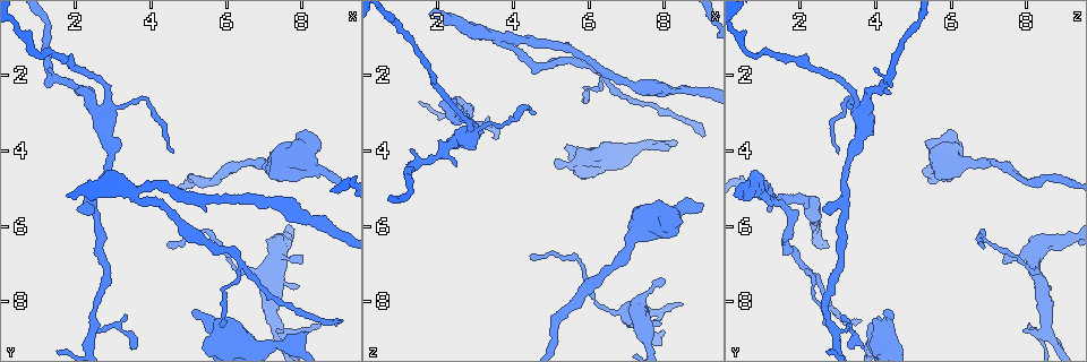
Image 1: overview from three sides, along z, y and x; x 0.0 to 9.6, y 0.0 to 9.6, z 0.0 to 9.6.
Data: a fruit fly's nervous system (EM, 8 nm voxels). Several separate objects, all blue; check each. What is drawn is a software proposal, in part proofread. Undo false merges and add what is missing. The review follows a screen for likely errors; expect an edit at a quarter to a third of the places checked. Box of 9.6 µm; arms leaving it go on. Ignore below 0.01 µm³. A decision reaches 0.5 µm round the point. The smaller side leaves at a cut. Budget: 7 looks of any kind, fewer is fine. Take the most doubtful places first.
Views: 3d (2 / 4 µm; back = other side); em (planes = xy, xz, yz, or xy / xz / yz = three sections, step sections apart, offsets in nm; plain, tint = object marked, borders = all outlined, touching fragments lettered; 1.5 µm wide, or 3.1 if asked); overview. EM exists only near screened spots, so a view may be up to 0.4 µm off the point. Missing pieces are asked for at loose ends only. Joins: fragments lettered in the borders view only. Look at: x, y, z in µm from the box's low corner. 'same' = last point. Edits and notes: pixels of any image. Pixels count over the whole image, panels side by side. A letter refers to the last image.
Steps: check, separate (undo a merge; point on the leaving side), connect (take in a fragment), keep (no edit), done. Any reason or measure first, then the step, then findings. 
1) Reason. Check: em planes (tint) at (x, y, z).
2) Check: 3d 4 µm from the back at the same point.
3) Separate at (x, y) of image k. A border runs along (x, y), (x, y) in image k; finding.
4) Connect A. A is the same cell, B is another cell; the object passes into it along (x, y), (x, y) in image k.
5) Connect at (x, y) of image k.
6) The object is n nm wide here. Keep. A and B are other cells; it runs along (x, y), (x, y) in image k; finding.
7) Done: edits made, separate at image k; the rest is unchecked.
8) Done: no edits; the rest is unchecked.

Free end. Check: em planes (borders) at (5.15, 8.30, 4.30).

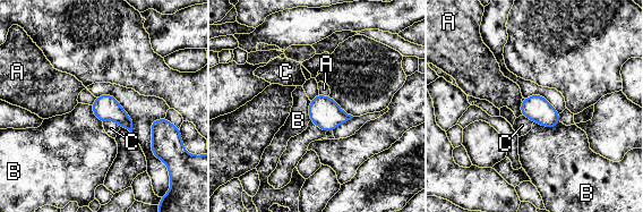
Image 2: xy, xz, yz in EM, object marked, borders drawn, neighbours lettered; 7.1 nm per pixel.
The object is 180 nm wide here; the longest contact is with B, 190 nm. Keep. A, B and C are other cells; none of them fits.

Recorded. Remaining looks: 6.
Thick turns thin. Check: em planes (tint) at (7.50, 6.35, 9.15).

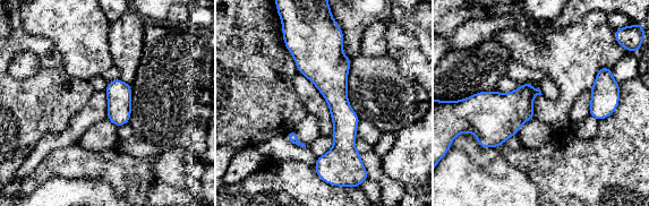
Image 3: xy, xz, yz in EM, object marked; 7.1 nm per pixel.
What lies round it. Check: em planes (borders) at the same point.

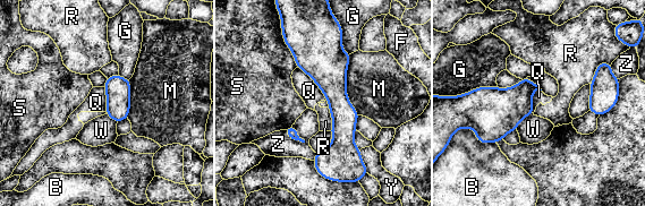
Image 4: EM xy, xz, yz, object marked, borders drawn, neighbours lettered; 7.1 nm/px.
The object is 180 nm wide here; the longest contact is with M, 440 nm. Keep. B, F, G, M, Q, R, S, W, Y and Z are other cells; all the same cell.

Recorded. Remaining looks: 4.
Free end. Check: em xz step 8 (borders) at (9.10, 8.50, 3.60).

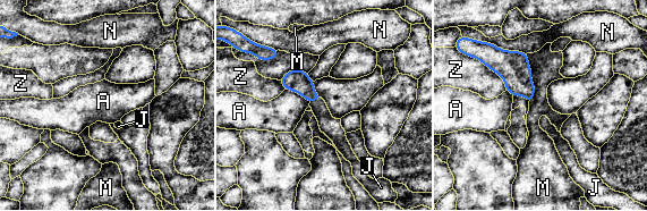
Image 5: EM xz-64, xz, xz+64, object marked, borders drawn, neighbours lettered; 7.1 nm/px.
Connect J. J is the same cell, A, M, N and Z are other cells; the object passes into it along (296, 79), (315, 101), (330, 126) in image 5; the cell continues.

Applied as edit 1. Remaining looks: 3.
Done: edits made, connect at image 5; the rest is unchecked.

